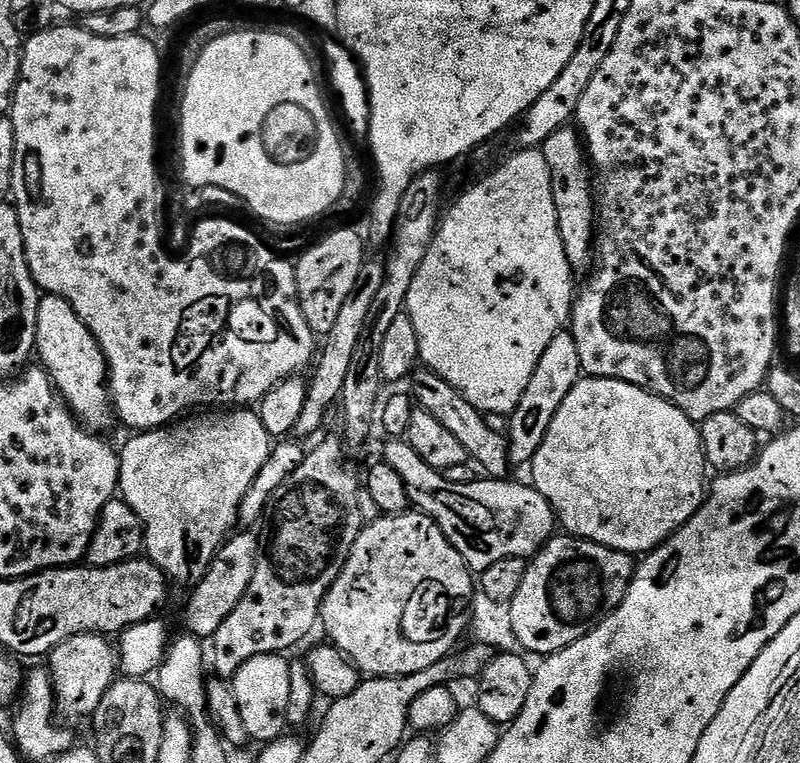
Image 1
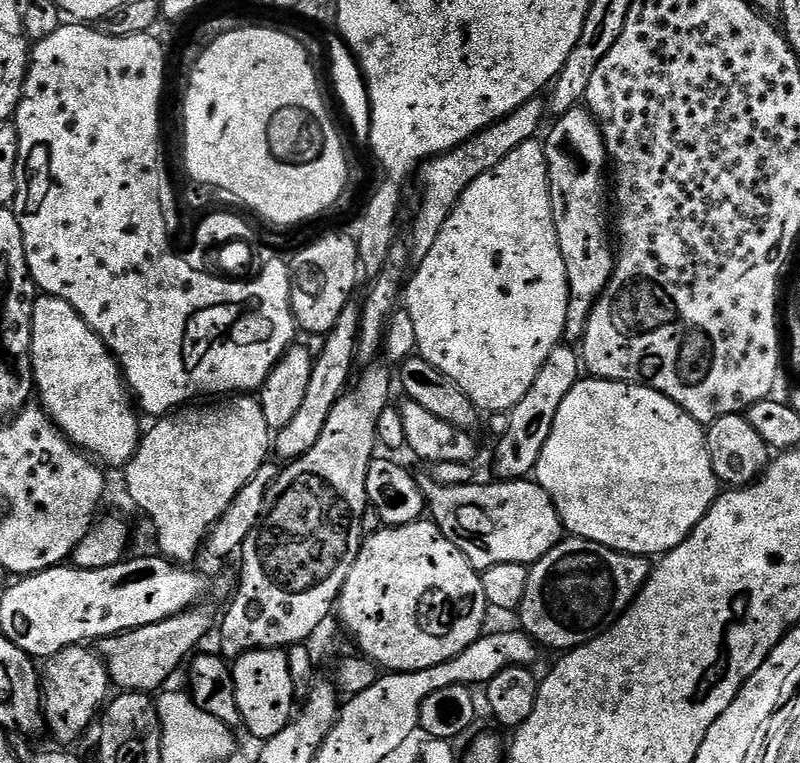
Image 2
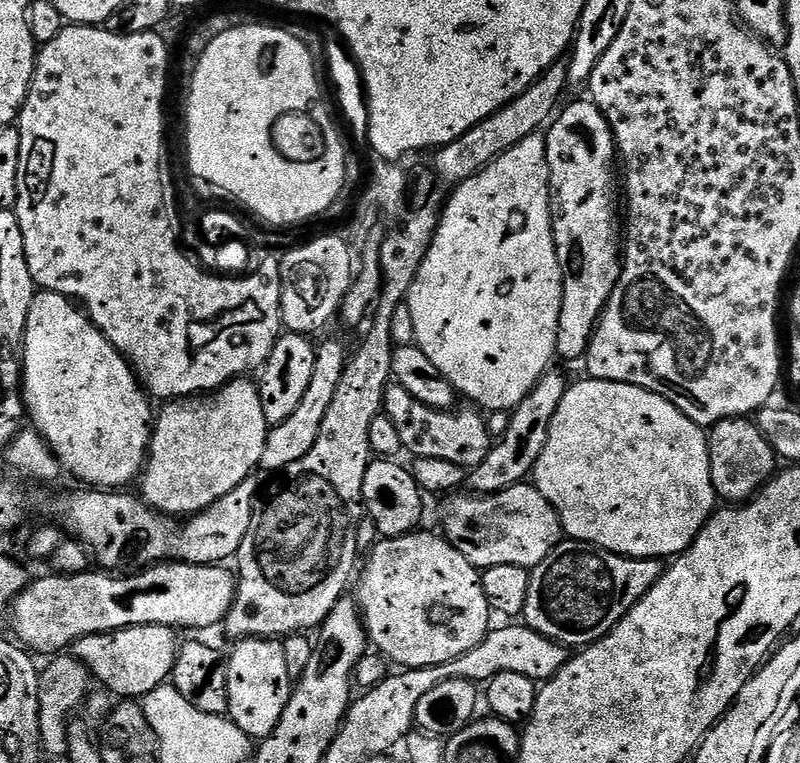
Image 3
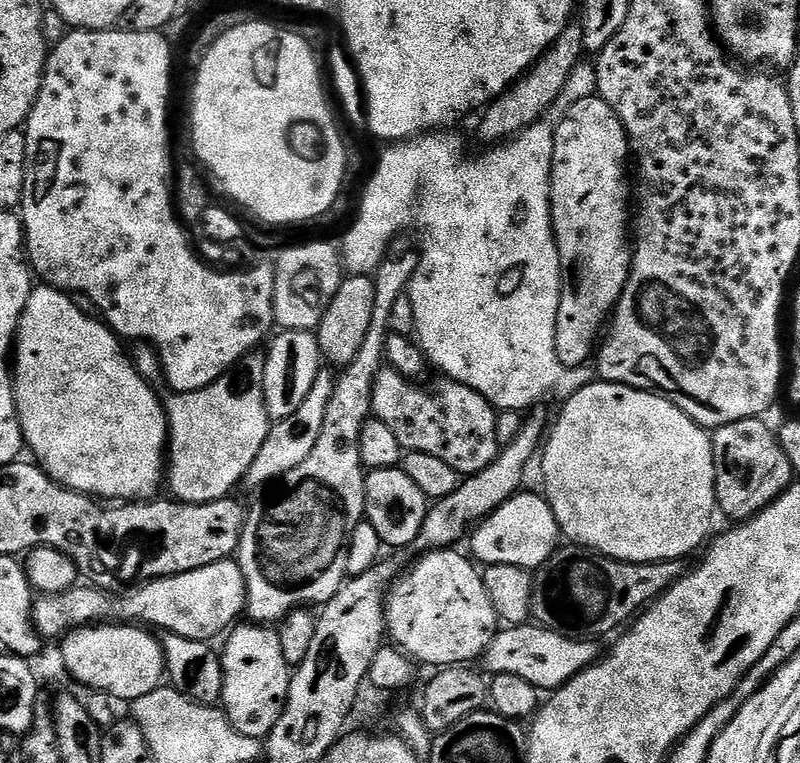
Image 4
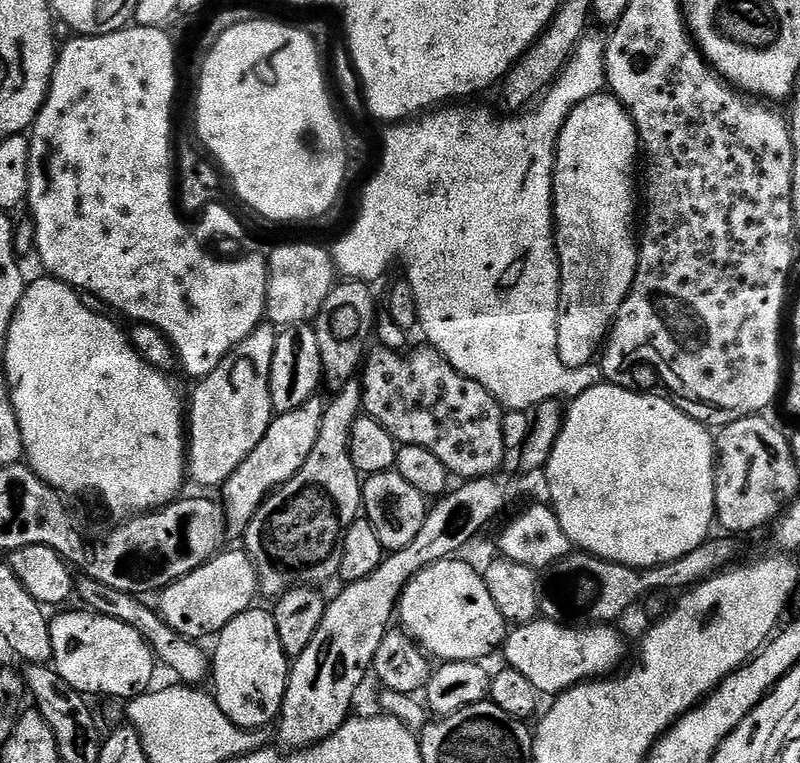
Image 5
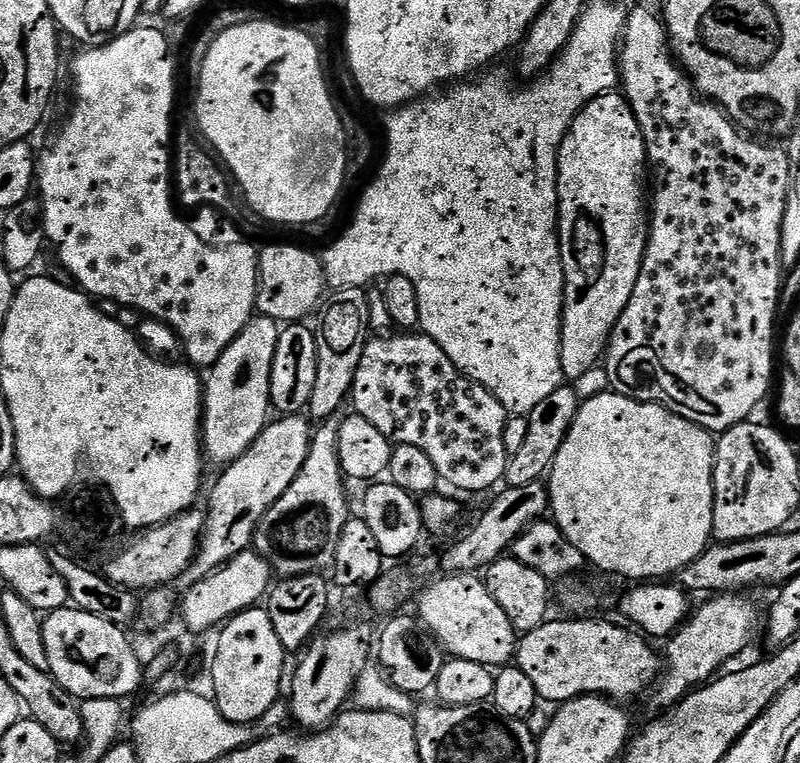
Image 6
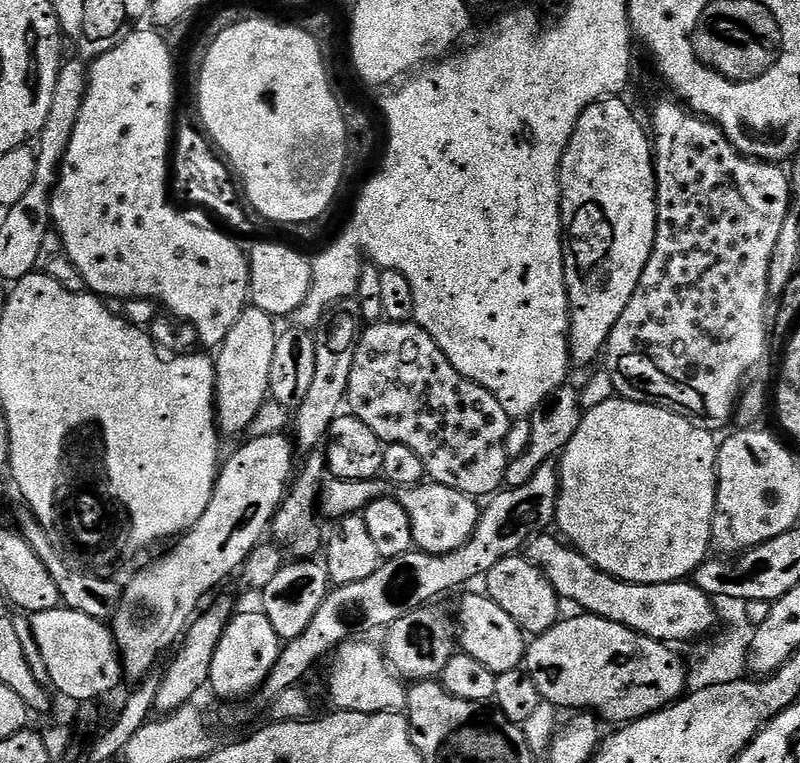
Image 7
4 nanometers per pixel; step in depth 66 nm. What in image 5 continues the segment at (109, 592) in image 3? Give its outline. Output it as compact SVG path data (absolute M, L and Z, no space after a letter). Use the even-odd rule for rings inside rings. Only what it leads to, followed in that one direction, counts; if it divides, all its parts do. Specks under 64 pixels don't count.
M239 547L221 551L181 580L176 580L159 593L158 613L180 636L191 641L203 641L203 636L215 637L238 614L253 607L260 583L248 553ZM237 548L237 549L236 549Z

